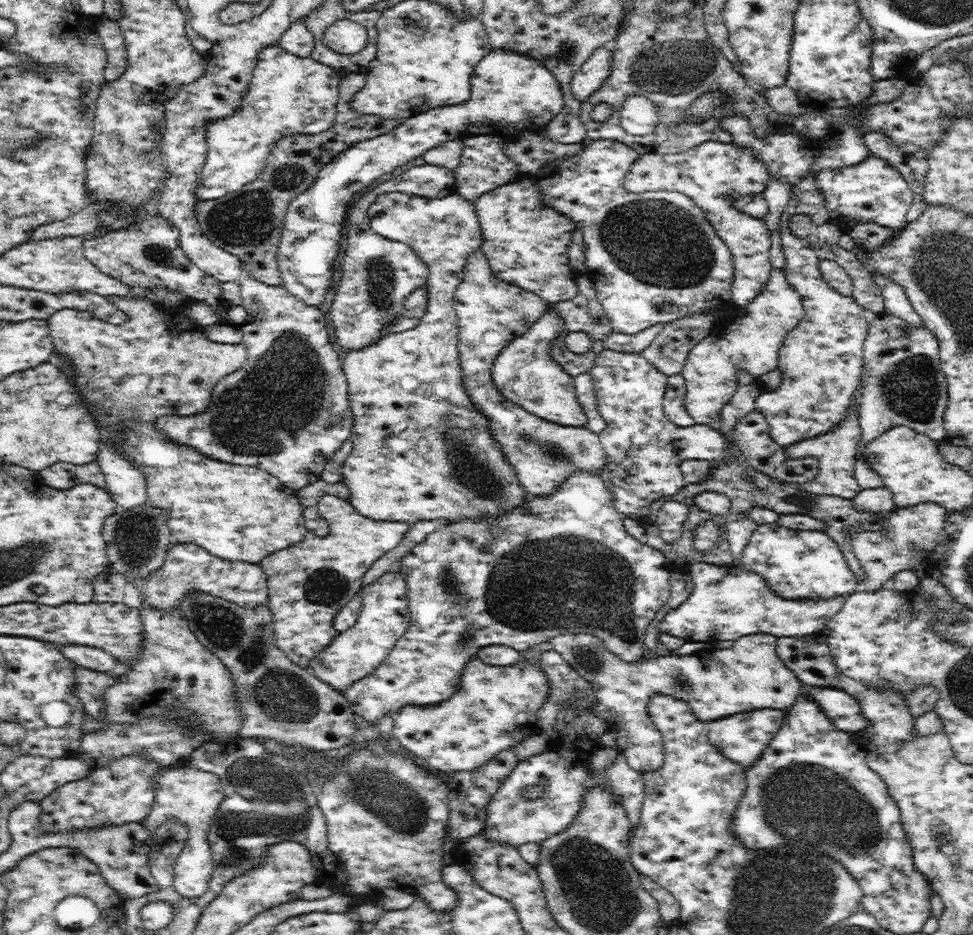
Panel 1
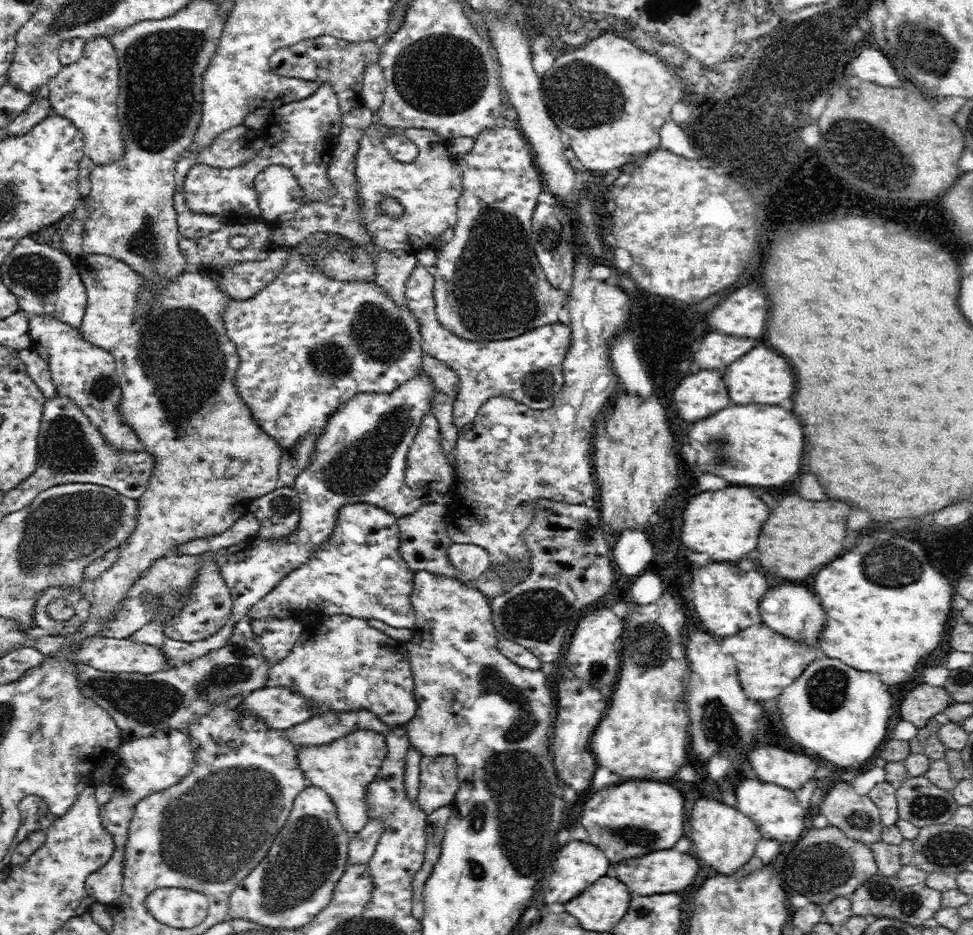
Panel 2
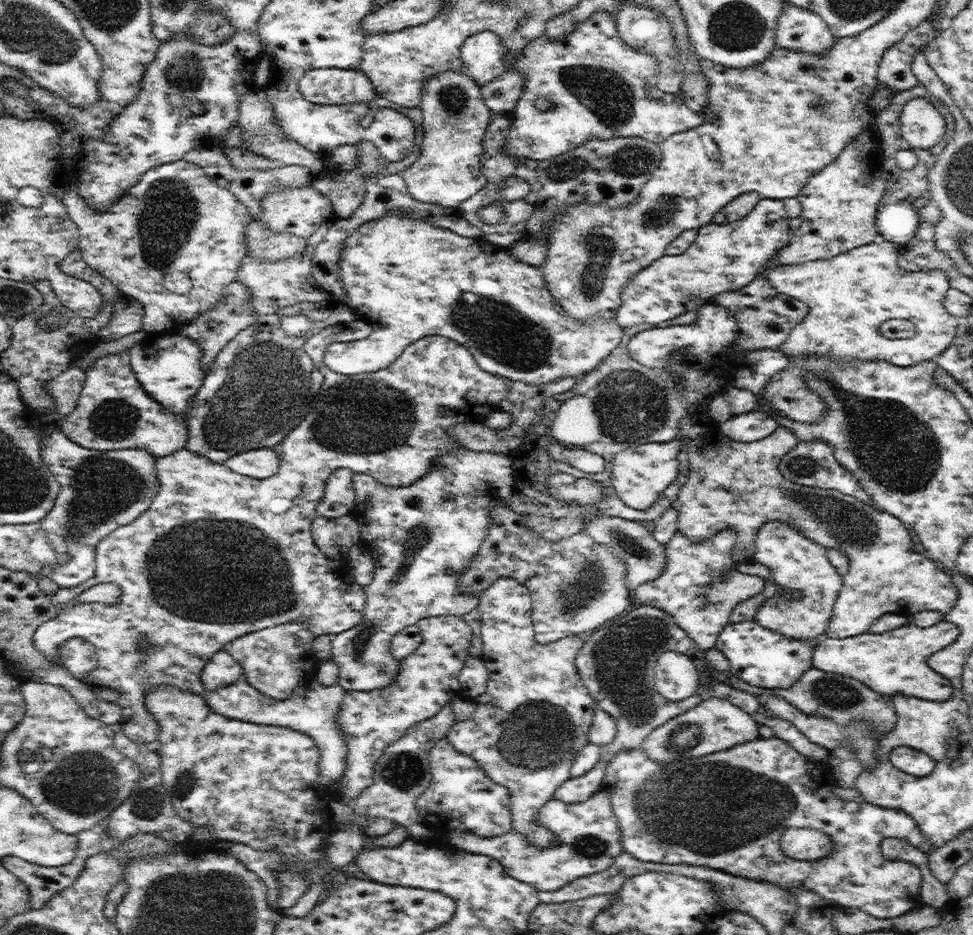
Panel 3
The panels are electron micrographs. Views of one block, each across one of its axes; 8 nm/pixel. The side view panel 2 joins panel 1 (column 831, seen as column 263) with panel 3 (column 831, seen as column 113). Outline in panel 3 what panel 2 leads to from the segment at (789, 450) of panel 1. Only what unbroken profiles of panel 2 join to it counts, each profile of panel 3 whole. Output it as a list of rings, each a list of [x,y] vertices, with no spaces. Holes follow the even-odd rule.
[[[877,236],[877,240],[853,248],[849,252],[841,252],[829,260],[783,264],[767,270],[765,278],[777,292],[787,294],[791,298],[799,298],[809,308],[803,322],[793,326],[785,344],[781,344],[781,350],[795,354],[797,360],[801,360],[801,356],[807,352],[829,354],[843,360],[883,360],[897,366],[913,366],[919,362],[935,360],[941,352],[945,352],[945,348],[951,346],[951,340],[955,338],[955,326],[957,326],[955,316],[951,316],[943,308],[945,292],[951,288],[947,272],[933,268],[933,270],[925,270],[923,274],[921,272],[915,274],[901,268],[897,258],[899,258],[899,244],[887,242],[881,236]],[[887,320],[911,320],[917,328],[917,334],[909,340],[889,340],[879,330],[881,324]],[[765,524],[757,532],[755,554],[751,558],[769,568],[775,586],[783,590],[797,590],[801,594],[801,600],[797,602],[783,602],[781,598],[769,600],[769,604],[763,604],[761,610],[757,610],[755,622],[785,640],[823,640],[833,616],[833,604],[843,584],[841,576],[827,560],[827,548],[807,540],[787,524]]]

